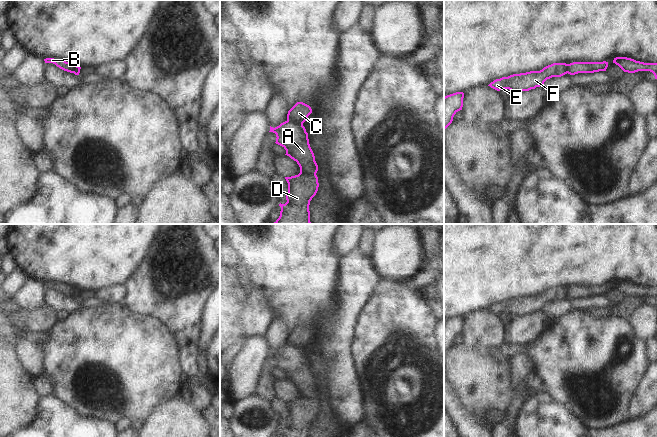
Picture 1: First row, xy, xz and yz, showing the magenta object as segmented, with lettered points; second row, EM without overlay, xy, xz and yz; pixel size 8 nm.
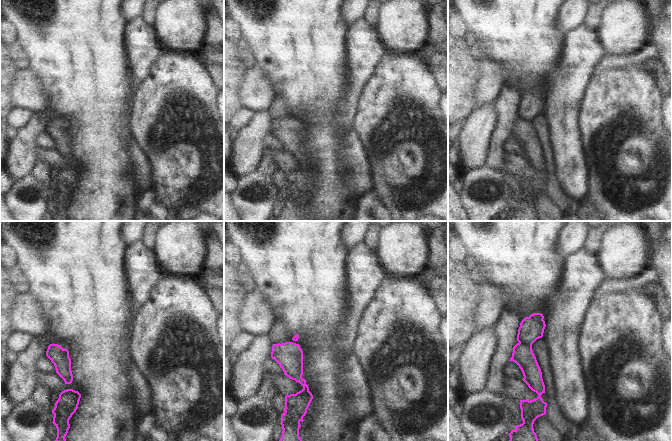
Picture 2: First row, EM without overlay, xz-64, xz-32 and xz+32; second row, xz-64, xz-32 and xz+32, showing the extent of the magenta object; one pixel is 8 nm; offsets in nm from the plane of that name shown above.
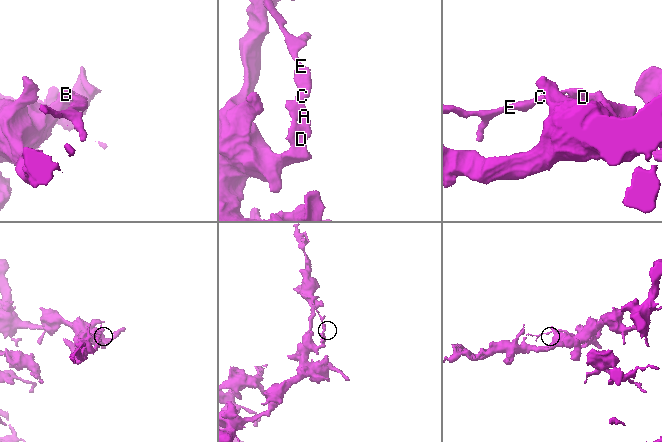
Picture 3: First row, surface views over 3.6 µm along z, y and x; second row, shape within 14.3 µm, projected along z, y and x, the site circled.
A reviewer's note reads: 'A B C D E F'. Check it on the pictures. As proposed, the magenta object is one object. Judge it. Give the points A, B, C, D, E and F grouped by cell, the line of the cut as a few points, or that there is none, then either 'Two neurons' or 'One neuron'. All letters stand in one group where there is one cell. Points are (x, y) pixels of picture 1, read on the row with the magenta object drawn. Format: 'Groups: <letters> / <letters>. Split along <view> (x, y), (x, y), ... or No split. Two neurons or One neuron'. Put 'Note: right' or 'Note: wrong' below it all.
Groups: A B D / C E F. Split along xz (287, 120), (302, 125). Two neurons.
Note: wrong

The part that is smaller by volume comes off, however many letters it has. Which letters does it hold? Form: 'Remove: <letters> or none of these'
Remove: C, E, F

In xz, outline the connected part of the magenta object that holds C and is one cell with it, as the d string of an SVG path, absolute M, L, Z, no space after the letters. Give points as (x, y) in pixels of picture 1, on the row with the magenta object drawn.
M297 102L287 114L287 121L303 125L308 116L312 113L309 105L303 102Z

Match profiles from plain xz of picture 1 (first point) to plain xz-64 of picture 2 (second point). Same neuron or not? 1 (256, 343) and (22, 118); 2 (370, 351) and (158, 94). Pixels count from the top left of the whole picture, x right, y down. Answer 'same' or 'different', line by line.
1: different
2: same

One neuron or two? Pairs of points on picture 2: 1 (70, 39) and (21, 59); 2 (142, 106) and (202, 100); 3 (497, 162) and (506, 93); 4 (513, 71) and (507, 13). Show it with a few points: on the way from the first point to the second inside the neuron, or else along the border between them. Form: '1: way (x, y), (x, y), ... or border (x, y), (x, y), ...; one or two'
1: border (18, 42), (26, 55), (27, 68); two
2: way (157, 106), (169, 106), (177, 100), (187, 100); one
3: way (497, 145), (497, 140), (505, 125), (506, 110); one
4: way (513, 57), (513, 27); one

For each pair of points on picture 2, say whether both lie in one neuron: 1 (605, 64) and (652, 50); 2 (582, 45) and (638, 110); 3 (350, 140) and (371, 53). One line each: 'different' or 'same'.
1: same
2: different
3: same

